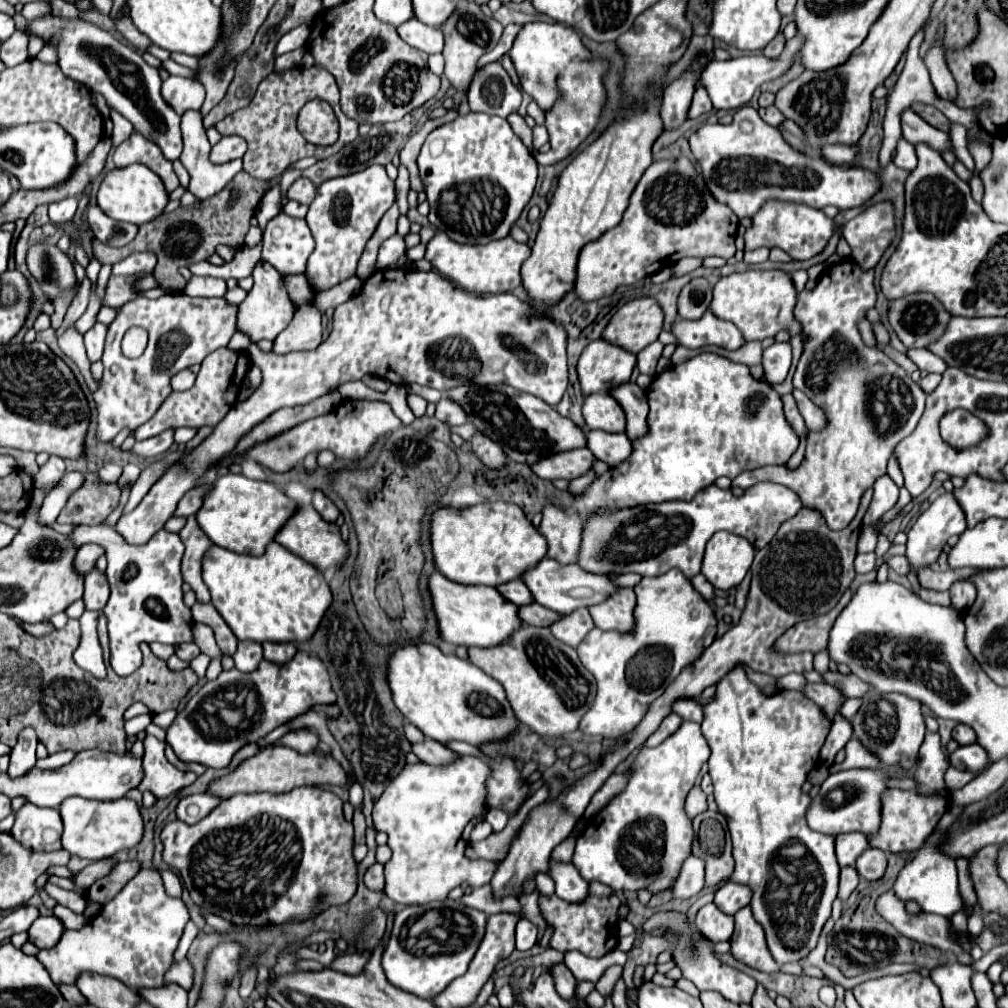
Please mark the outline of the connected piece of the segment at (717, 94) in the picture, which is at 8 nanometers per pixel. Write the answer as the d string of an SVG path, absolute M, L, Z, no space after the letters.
M795 35L783 49L783 55L775 61L763 57L763 55L749 55L749 57L737 57L737 59L729 59L729 61L717 61L713 59L701 73L701 85L707 87L709 97L713 101L713 107L719 111L733 111L739 109L743 105L749 103L749 99L753 97L753 93L761 87L761 83L777 79L779 75L783 75L791 61L799 55L799 47L803 45L803 39L799 39L799 35Z

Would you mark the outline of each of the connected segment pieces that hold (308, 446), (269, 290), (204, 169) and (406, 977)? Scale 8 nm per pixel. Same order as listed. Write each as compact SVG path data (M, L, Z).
M347 399L337 407L337 411L331 411L327 415L305 421L275 439L259 443L251 451L247 451L243 457L251 457L271 471L279 471L279 467L291 467L301 461L299 457L305 457L307 453L321 451L321 449L331 449L337 457L343 457L343 459L361 459L369 453L369 449L377 437L385 435L391 429L397 429L399 425L401 425L399 417L391 411L391 407L387 403L349 401Z
M259 263L253 271L253 279L255 279L253 289L247 293L245 301L239 305L237 331L245 333L251 339L251 343L257 343L261 339L273 341L287 327L295 309L293 309L293 303L289 301L289 295L287 295L281 275L269 263Z
M187 111L187 115L181 117L181 129L183 129L183 143L185 143L185 149L183 149L183 155L181 155L181 163L185 165L185 169L189 171L191 175L191 183L189 183L189 191L197 197L197 199L209 199L213 197L215 193L219 193L243 167L241 167L241 161L231 161L227 165L213 165L209 161L209 151L211 151L211 145L207 141L207 135L205 135L205 127L201 123L201 113L199 111Z
M445 899L445 901L431 901L425 905L405 907L403 911L395 913L393 931L387 941L387 951L383 951L383 969L387 979L395 987L419 995L423 999L437 997L453 979L461 977L467 971L475 951L479 949L479 943L483 941L485 925L487 925L487 915L479 909L465 907L461 901Z

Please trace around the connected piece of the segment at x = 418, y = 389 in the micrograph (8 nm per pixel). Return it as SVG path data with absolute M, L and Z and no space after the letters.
M409 385L407 387L409 389L409 393L415 393L415 395L419 395L419 397L423 397L425 401L433 401L433 403L437 403L443 395L441 395L441 391L437 391L437 389L431 389L431 387L421 387L421 385Z

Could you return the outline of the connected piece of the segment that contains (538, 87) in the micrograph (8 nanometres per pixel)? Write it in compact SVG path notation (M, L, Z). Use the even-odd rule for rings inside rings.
M527 23L521 27L521 33L517 35L509 57L517 69L517 75L521 79L521 89L533 97L533 101L541 107L543 113L547 113L553 103L559 99L557 89L557 75L567 67L567 63L579 59L579 61L591 61L589 49L581 43L581 37L575 29L561 25L561 23Z

